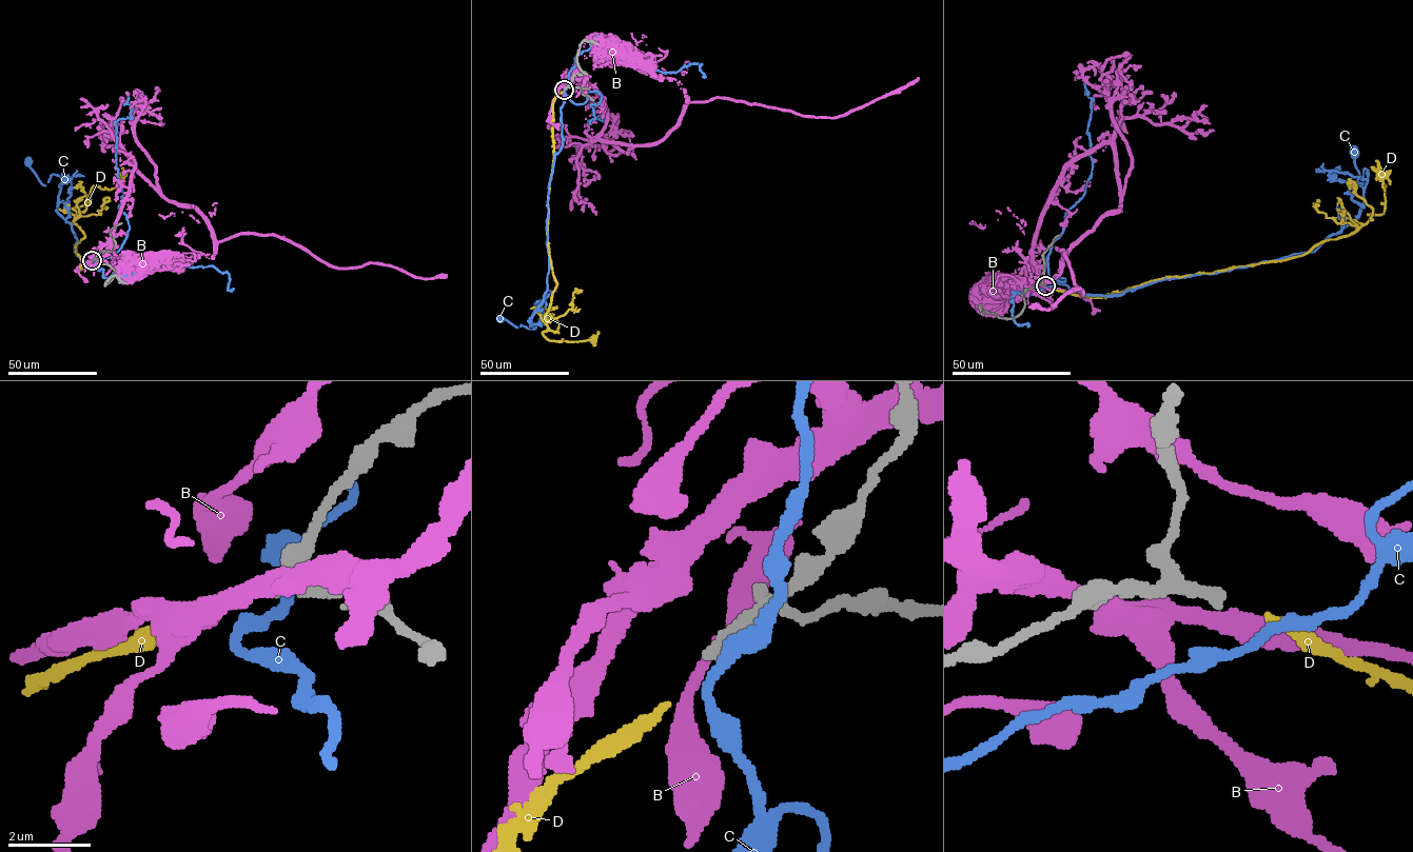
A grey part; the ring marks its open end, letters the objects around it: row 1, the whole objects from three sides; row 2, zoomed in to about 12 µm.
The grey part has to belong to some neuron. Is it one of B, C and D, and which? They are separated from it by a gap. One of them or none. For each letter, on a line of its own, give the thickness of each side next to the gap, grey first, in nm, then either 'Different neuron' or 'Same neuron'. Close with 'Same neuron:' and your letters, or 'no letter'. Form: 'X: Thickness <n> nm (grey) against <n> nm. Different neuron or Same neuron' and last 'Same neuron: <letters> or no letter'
B: Thickness 280 nm (grey) against 650 nm. Different neuron
C: Thickness 280 nm (grey) against 280 nm. Different neuron
D: Thickness 280 nm (grey) against 200 nm. Same neuron
Same neuron: D

